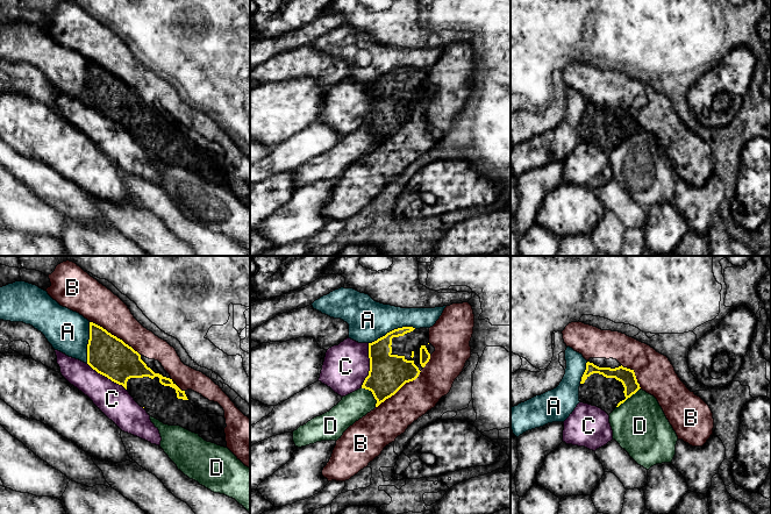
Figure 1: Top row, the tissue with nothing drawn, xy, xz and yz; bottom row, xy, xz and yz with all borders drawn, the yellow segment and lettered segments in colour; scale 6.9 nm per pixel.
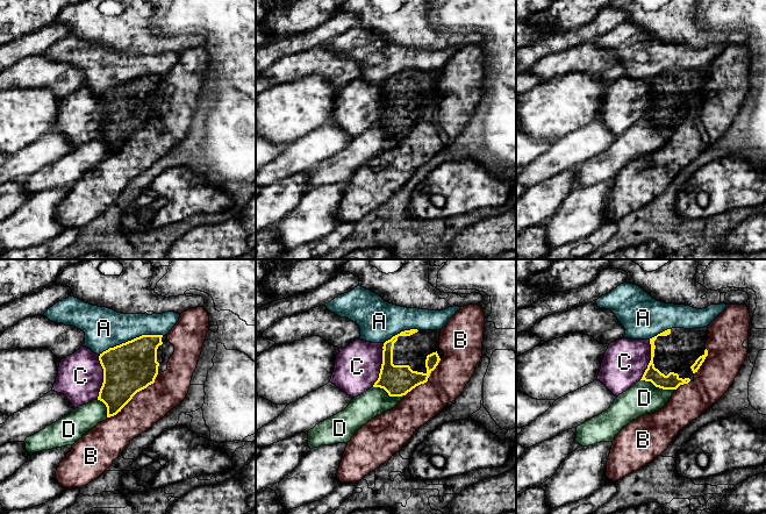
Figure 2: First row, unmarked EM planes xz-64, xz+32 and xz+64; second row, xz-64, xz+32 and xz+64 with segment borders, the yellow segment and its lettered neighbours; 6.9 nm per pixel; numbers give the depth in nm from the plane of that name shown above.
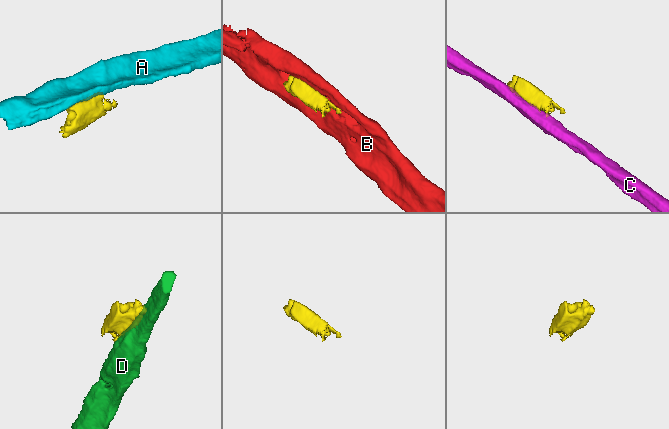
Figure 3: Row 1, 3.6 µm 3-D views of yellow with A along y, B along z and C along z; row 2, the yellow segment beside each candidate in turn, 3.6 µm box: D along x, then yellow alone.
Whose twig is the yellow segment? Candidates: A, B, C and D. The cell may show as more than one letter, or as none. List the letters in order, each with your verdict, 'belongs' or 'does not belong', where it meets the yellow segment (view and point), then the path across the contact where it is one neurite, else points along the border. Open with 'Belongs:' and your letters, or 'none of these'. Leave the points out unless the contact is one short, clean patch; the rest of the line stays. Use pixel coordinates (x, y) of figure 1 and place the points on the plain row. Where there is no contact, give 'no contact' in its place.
Belongs: none of these
A: does not belong; contact xz (392, 70)
B: does not belong; contact xy (115, 76)
C: does not belong; contact xz (370, 105)
D: does not belong; contact xz (372, 133)

